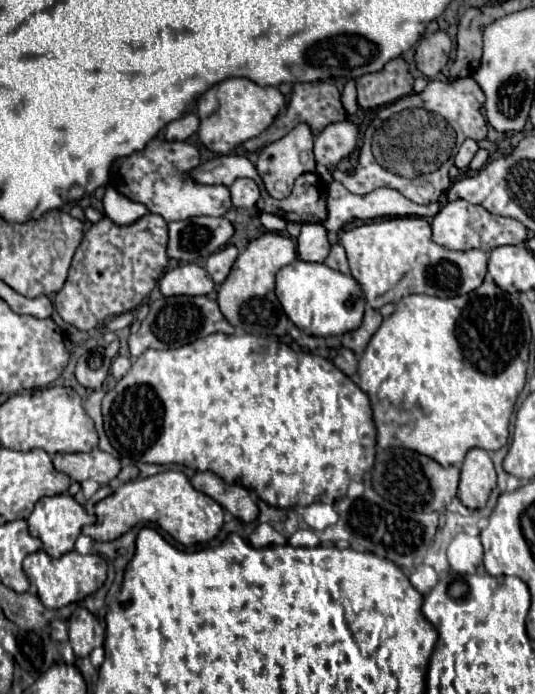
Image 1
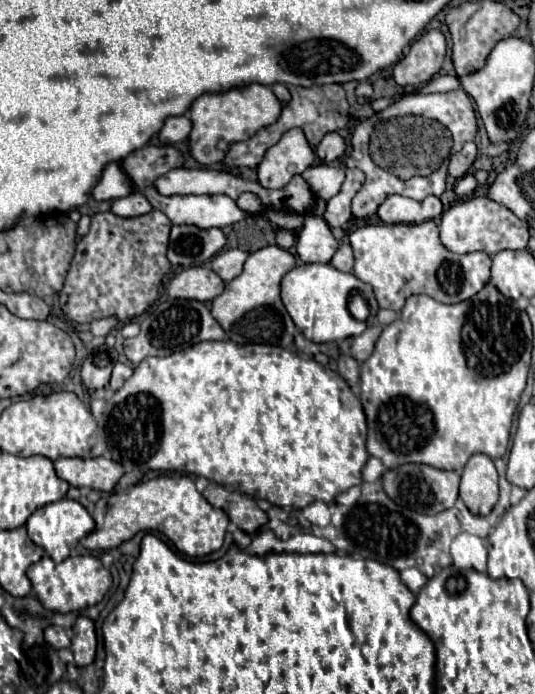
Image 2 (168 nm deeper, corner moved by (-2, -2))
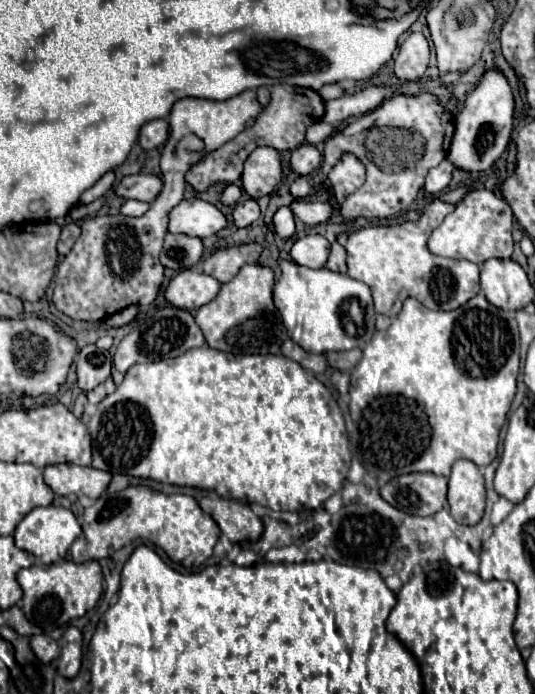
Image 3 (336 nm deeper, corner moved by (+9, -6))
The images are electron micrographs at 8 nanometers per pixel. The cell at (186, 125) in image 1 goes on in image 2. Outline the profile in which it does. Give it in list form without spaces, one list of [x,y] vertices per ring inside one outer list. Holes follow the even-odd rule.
[[[185,115],[181,117],[169,117],[163,125],[163,129],[159,131],[159,139],[161,143],[169,145],[169,143],[179,143],[185,141],[191,133],[191,119],[187,119]]]

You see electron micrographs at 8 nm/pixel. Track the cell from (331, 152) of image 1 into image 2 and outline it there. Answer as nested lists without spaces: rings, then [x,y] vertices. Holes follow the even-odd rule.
[[[327,133],[321,139],[321,143],[317,145],[315,153],[317,153],[317,157],[323,163],[333,163],[333,161],[337,161],[337,159],[343,157],[345,149],[347,149],[347,143],[345,143],[345,139],[339,133]]]

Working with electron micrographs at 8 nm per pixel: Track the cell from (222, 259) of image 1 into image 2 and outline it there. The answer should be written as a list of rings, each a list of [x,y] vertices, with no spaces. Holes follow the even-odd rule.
[[[225,249],[225,251],[221,251],[219,255],[213,257],[213,261],[211,261],[213,271],[227,283],[241,273],[247,255],[249,253],[245,253],[241,249]]]

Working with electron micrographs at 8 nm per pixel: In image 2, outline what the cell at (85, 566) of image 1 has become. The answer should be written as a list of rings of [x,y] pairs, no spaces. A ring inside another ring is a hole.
[[[43,555],[41,561],[33,563],[27,569],[27,577],[29,577],[33,591],[37,593],[41,605],[49,611],[59,611],[59,613],[71,613],[71,611],[91,607],[91,605],[99,603],[111,587],[109,569],[105,569],[103,563],[93,555],[67,557],[61,563],[51,561],[49,555]]]

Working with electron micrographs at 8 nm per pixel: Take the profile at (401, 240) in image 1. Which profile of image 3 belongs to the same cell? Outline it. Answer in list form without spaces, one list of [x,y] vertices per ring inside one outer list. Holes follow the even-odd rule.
[[[432,199],[426,205],[418,221],[406,221],[398,225],[378,225],[354,231],[348,237],[348,275],[366,283],[372,289],[376,313],[396,317],[404,299],[416,297],[428,309],[452,311],[468,303],[478,295],[478,265],[466,259],[444,259],[428,251],[426,241],[430,233],[454,211],[452,203]]]

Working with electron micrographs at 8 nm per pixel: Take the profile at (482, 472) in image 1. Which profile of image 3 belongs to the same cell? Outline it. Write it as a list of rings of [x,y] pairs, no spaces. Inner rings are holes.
[[[456,461],[450,475],[450,515],[460,525],[476,525],[484,515],[486,489],[480,469],[472,461]]]

